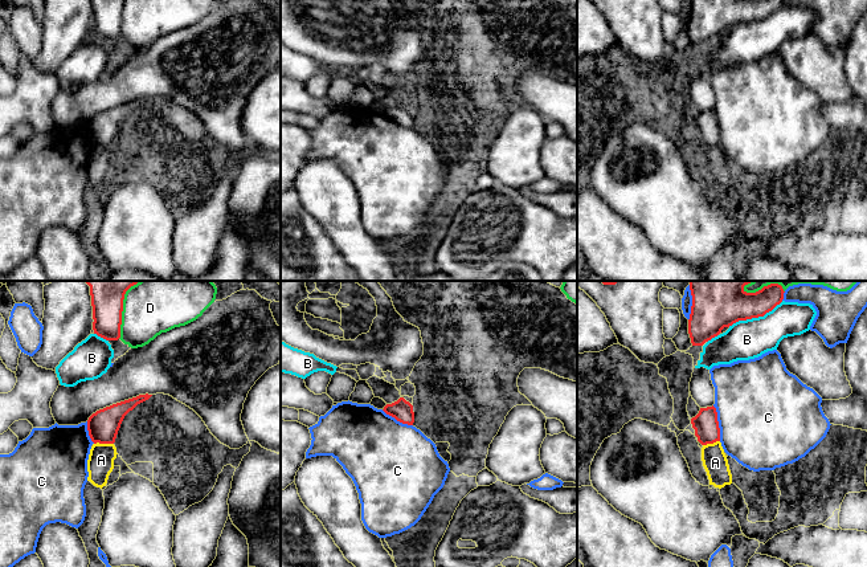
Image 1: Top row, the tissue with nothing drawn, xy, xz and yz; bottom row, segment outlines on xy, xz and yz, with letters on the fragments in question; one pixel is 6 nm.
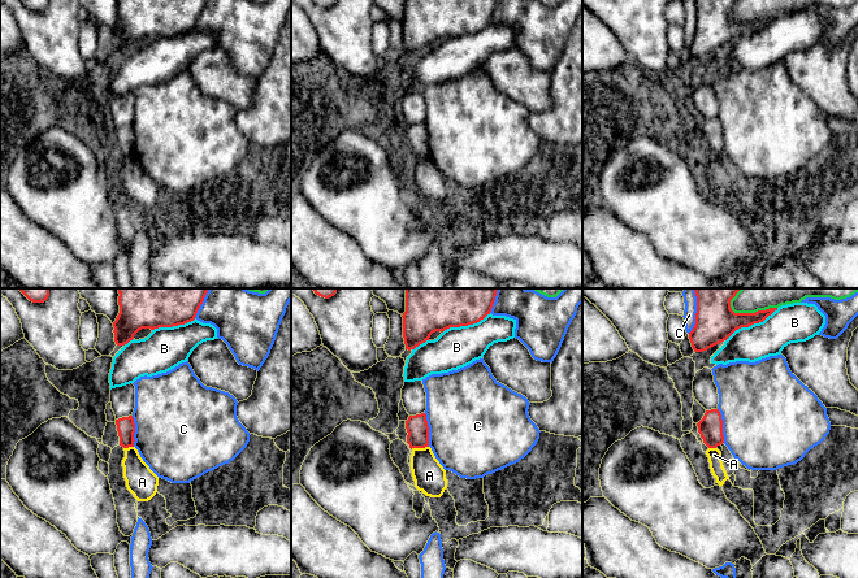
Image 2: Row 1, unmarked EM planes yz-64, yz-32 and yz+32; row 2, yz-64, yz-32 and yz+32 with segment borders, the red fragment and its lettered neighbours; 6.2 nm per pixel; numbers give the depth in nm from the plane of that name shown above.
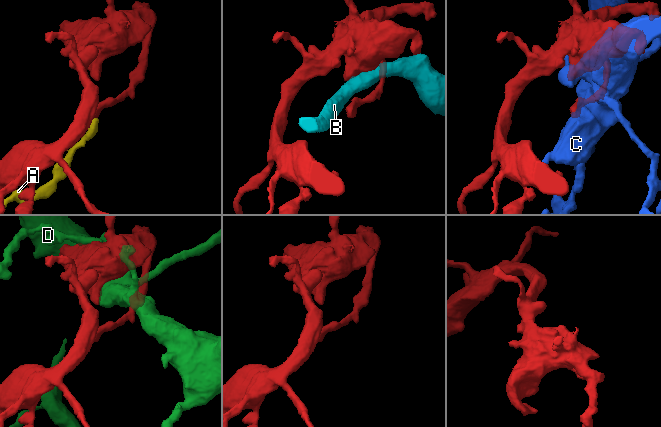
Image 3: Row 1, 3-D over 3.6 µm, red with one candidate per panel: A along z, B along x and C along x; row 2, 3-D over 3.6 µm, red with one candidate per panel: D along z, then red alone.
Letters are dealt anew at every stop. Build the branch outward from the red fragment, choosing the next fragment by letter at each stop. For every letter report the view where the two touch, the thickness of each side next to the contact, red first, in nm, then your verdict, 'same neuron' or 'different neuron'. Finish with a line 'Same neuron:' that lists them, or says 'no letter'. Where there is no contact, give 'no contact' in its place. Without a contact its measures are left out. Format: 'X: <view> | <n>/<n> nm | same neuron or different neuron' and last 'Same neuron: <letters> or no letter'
A: xy | 190/160 nm | different neuron
B: yz | 200/240 nm | different neuron
C: yz | 150/500 nm | different neuron
D: xy | 180/280 nm | different neuron
Same neuron: no letter

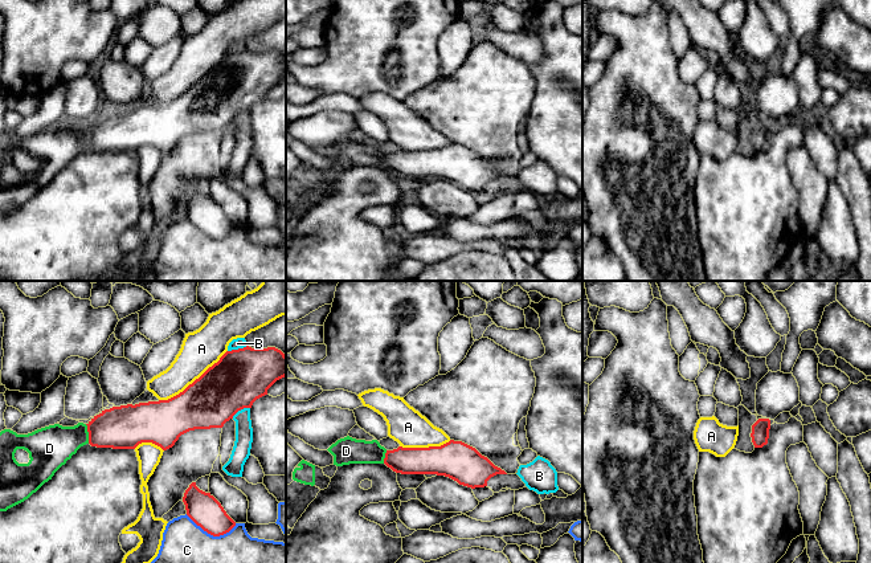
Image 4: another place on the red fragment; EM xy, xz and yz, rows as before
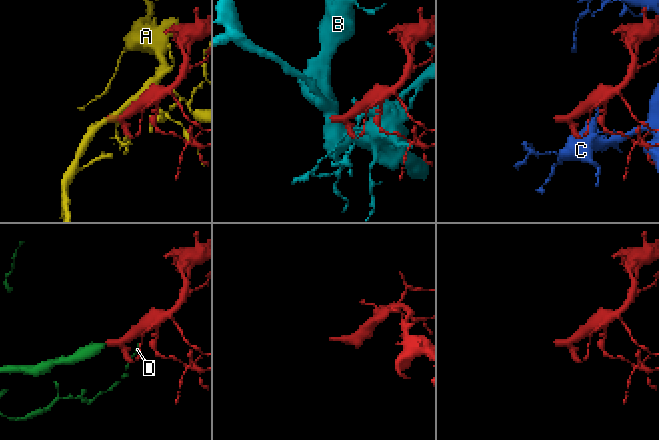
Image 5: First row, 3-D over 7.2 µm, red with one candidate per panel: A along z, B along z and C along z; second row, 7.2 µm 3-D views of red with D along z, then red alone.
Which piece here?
A: xy | 320/240 nm | different neuron
B: xy | 340/70 nm | different neuron
C: xy | 190/500 nm | different neuron
D: xy | 260/260 nm | same neuron
Same neuron: D

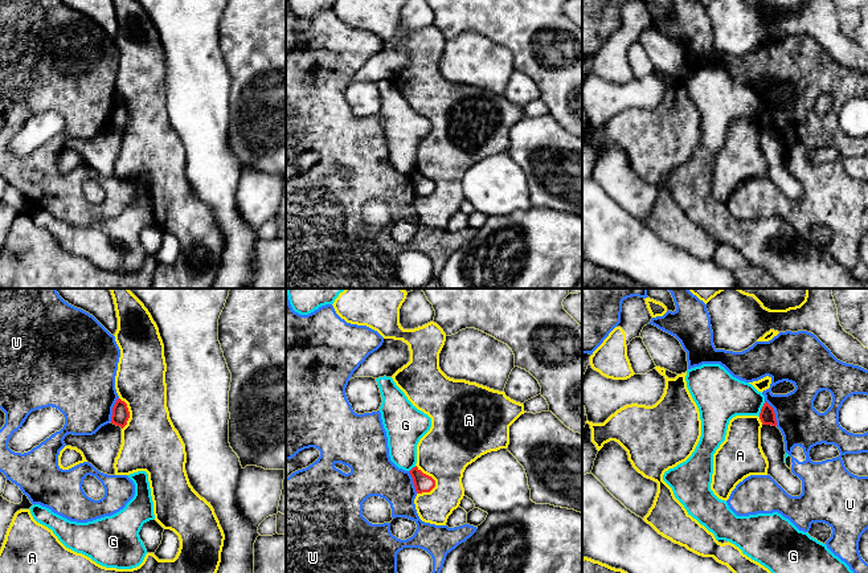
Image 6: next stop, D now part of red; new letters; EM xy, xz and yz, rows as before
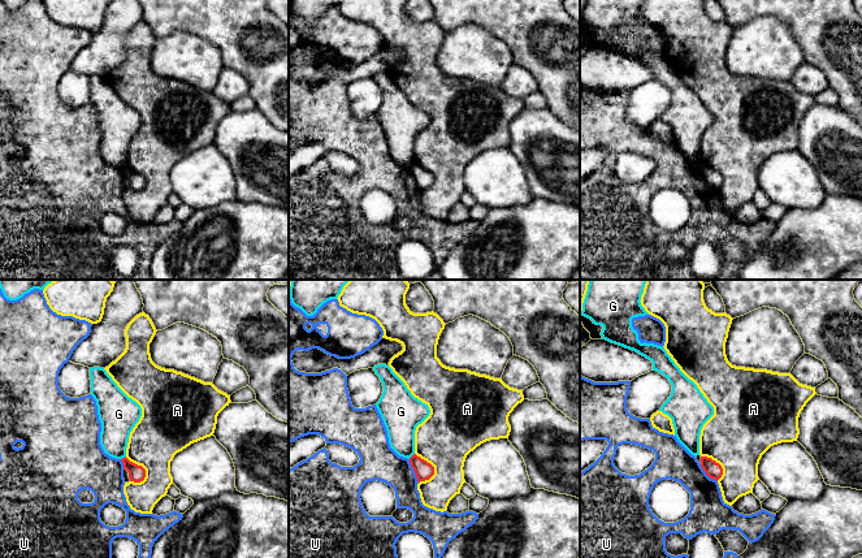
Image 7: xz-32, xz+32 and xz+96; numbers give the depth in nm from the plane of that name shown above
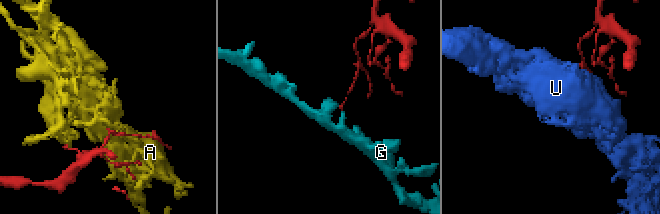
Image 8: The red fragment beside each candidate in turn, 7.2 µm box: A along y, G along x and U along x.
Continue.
A: xz | 110/320 nm | different neuron
G: yz | 100/280 nm | different neuron
U: yz | 100/260 nm | different neuron
Same neuron: no letter

